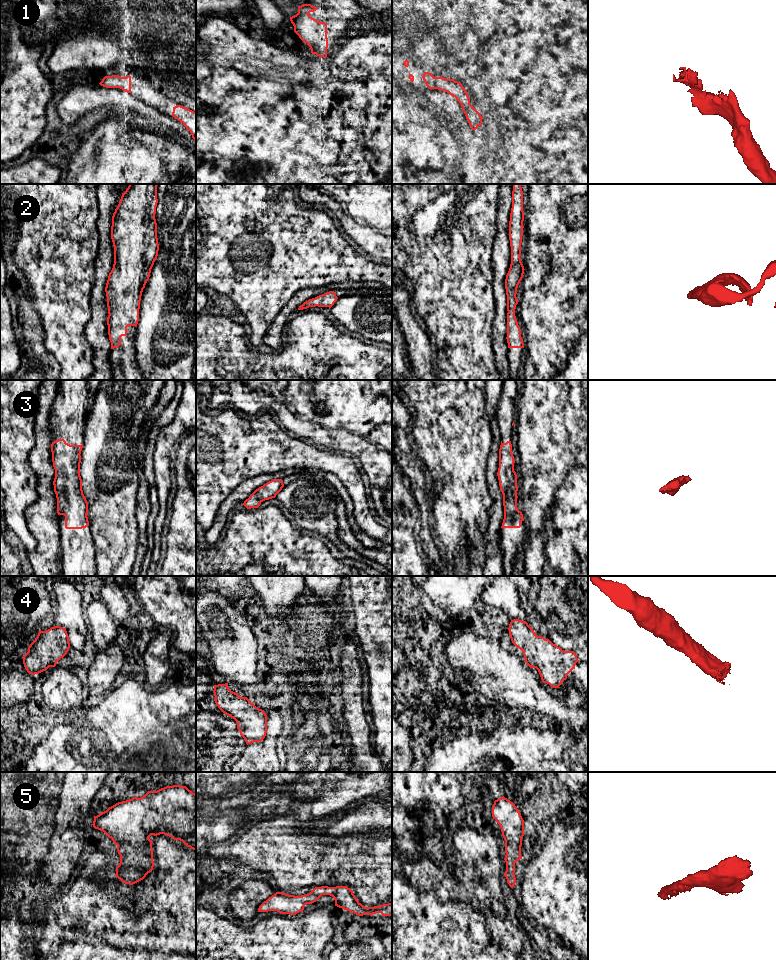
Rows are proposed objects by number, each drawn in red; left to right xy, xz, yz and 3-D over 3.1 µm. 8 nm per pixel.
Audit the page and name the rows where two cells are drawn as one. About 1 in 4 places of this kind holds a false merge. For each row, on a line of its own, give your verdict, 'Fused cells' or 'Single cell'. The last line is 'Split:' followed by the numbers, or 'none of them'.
1: Single cell
2: Single cell
3: Single cell
4: Single cell
5: Single cell
Split: none of them

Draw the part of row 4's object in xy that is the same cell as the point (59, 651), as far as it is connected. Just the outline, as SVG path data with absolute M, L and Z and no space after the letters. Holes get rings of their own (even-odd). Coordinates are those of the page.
M54 626L39 631L35 640L23 655L23 664L29 674L35 675L55 667L69 651L69 636L65 628Z

